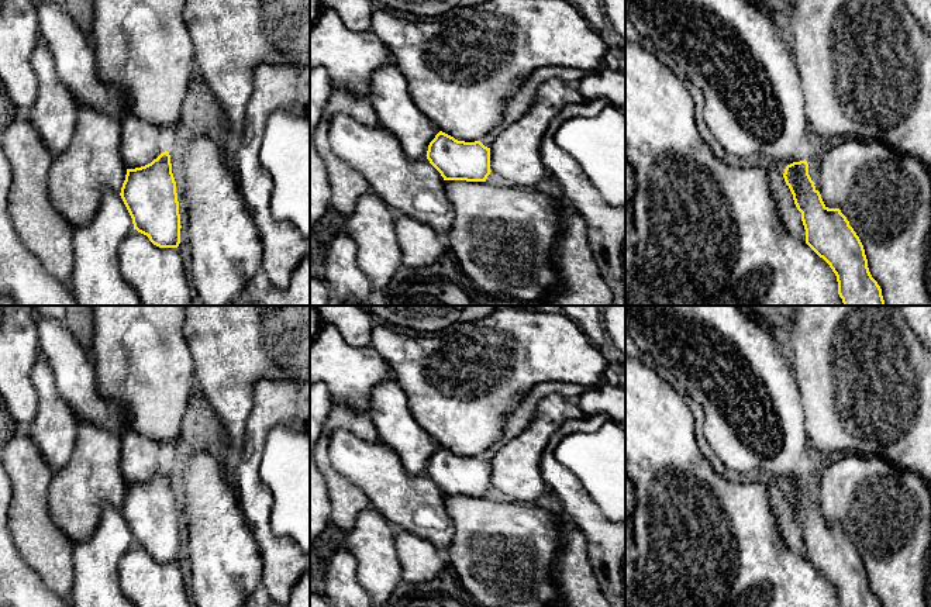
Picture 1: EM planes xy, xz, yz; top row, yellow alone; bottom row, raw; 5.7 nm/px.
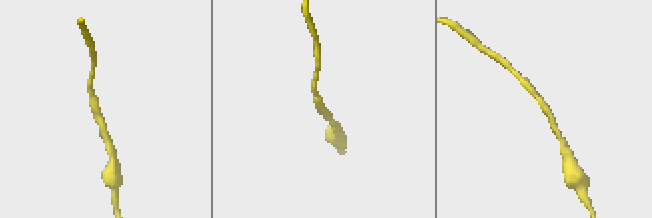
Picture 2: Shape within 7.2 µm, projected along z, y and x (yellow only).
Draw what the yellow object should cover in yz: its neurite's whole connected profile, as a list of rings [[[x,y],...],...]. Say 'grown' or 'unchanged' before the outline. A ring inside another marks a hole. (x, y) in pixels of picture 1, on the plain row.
unchanged; [[[807,476],[793,477],[783,489],[801,528],[806,559],[837,592],[838,607],[882,607],[872,593],[863,561],[839,524],[828,524],[808,490]]]

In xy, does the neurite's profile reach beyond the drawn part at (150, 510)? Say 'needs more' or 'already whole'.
already whole

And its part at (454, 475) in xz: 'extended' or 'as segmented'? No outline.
as segmented

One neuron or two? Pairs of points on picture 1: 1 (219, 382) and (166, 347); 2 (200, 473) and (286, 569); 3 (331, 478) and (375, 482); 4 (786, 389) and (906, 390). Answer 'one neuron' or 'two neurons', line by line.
1: two neurons
2: two neurons
3: two neurons
4: two neurons

